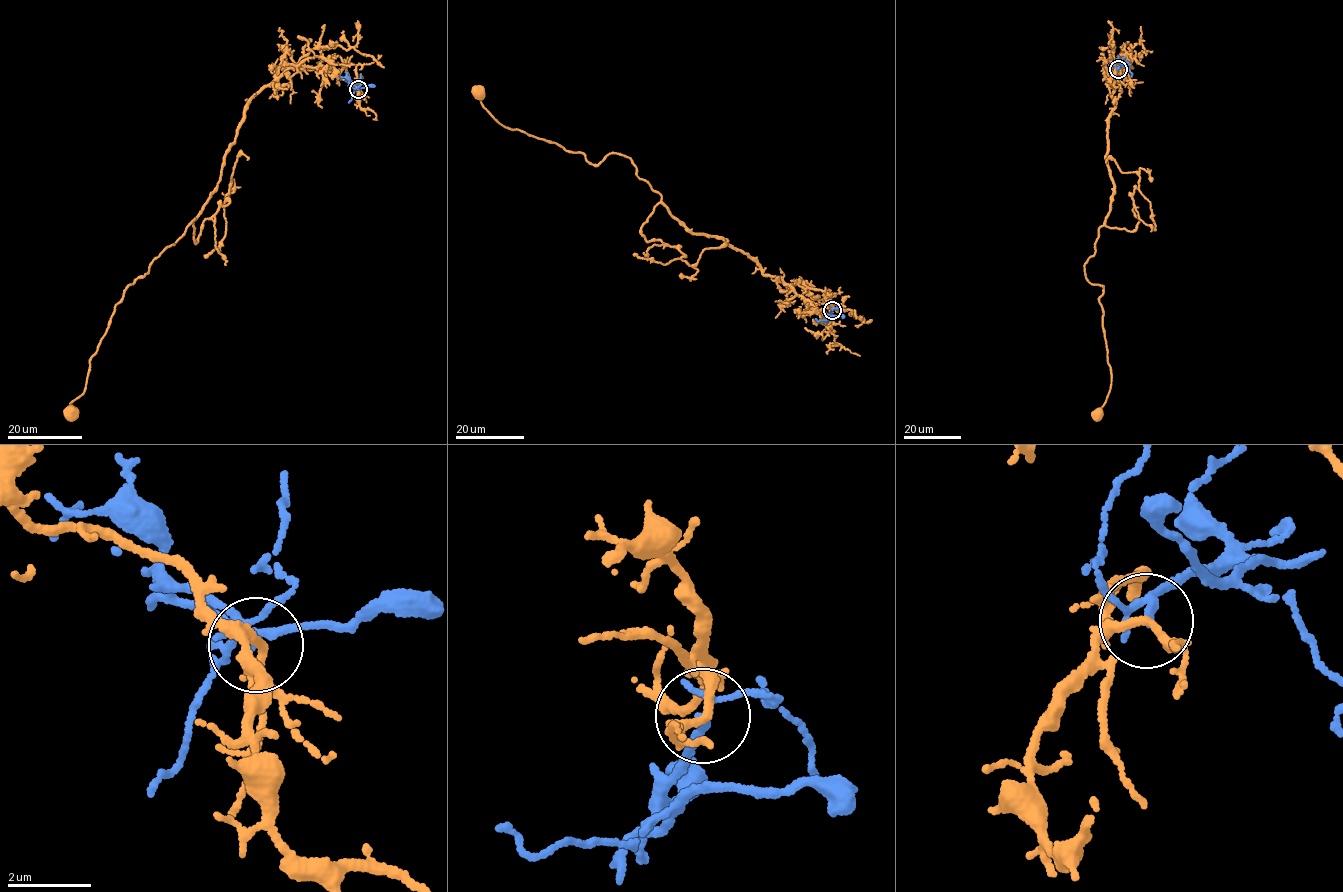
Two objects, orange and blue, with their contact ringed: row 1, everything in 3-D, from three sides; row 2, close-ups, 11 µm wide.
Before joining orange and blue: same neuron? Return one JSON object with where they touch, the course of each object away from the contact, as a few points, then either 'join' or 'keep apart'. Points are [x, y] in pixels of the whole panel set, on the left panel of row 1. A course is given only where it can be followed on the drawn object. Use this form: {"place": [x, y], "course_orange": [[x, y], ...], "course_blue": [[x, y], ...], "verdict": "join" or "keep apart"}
{"place": [358, 89], "course_orange": [[358, 89], [320, 57], [279, 66], [275, 79], [247, 104], [203, 210], [115, 305], [85, 388], [69, 409]], "course_blue": [[357, 89], [351, 84], [357, 88], [375, 86]], "verdict": "keep apart"}

